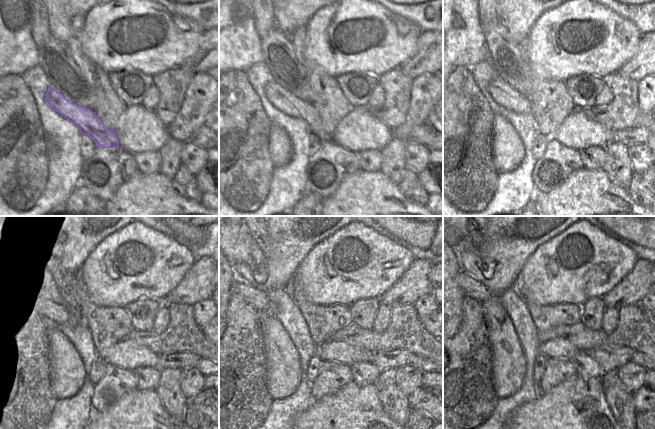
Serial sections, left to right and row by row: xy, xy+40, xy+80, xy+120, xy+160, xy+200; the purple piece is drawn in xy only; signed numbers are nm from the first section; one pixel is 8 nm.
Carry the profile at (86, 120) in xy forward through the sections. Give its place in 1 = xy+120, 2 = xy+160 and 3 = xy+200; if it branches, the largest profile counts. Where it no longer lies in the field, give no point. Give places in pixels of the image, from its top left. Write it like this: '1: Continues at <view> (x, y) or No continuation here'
1: Continues at xy+120 (52, 314)
2: Continues at xy+160 (258, 298)
3: Continues at xy+200 (470, 288)

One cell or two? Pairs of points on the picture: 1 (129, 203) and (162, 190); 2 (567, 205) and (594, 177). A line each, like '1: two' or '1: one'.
1: one
2: one

